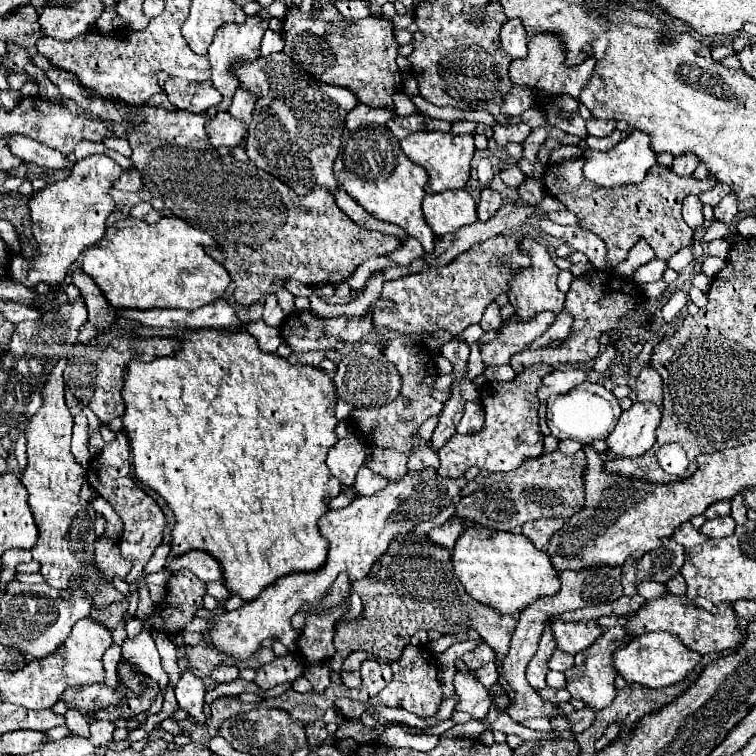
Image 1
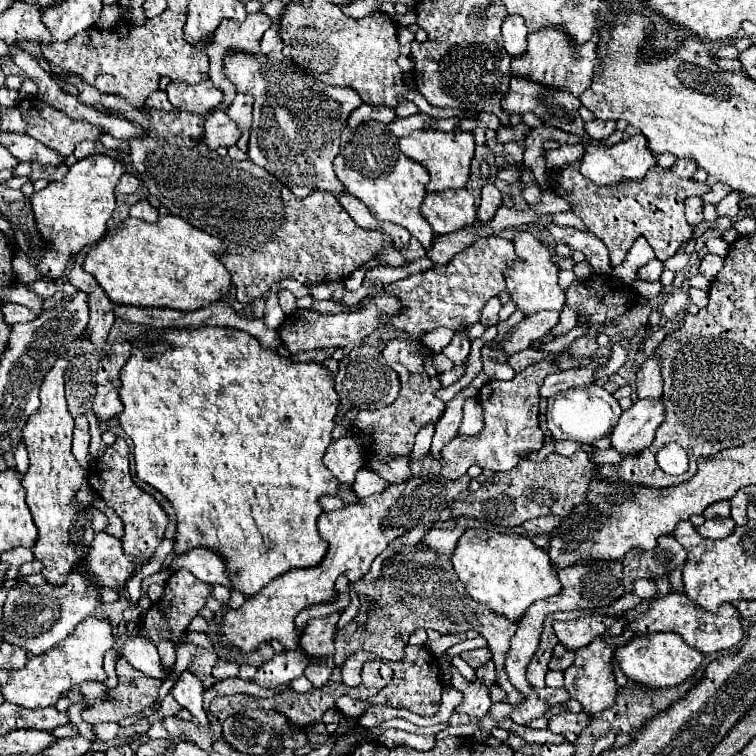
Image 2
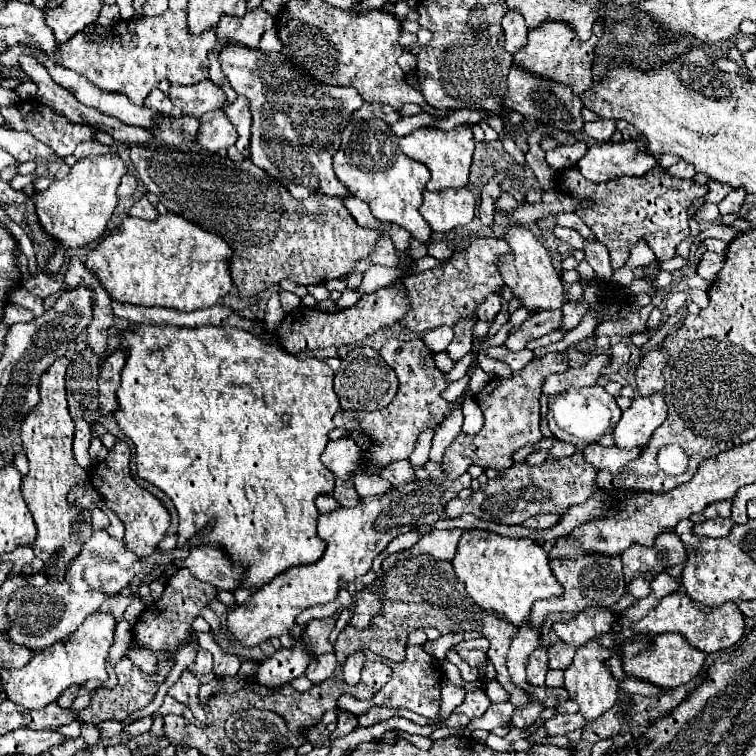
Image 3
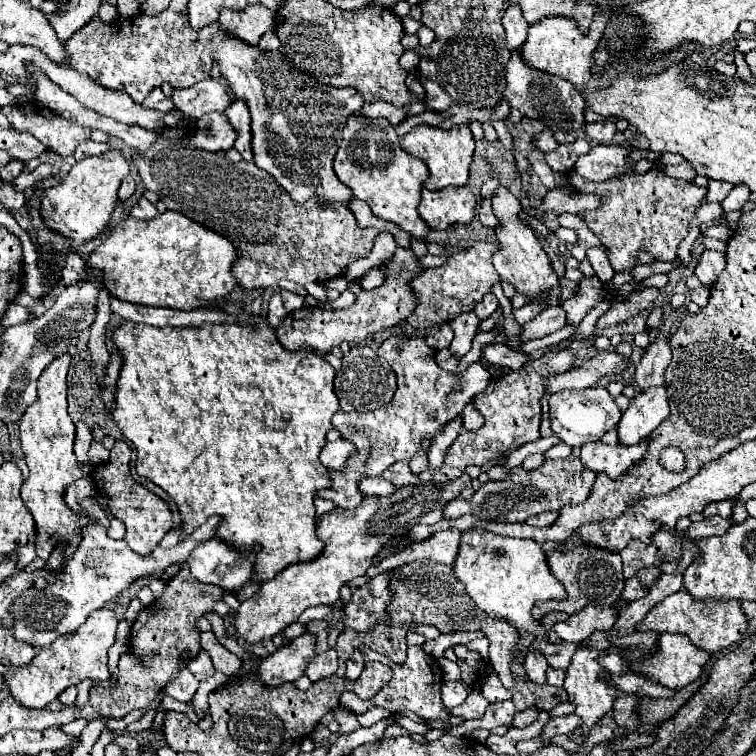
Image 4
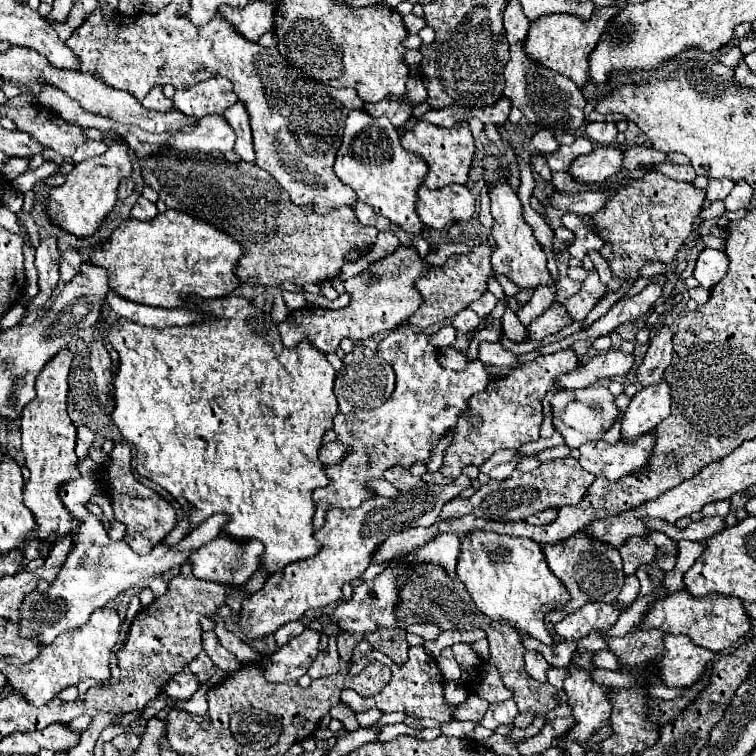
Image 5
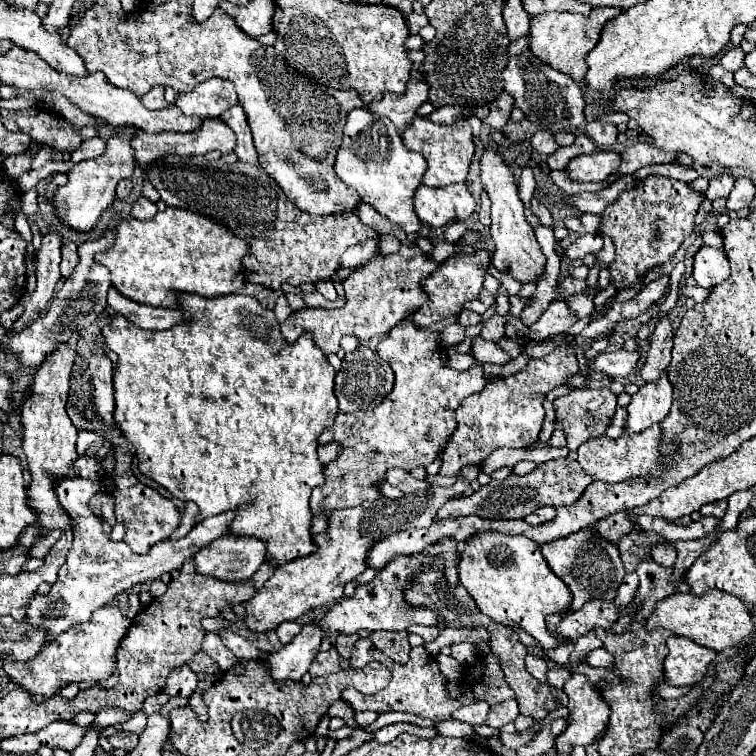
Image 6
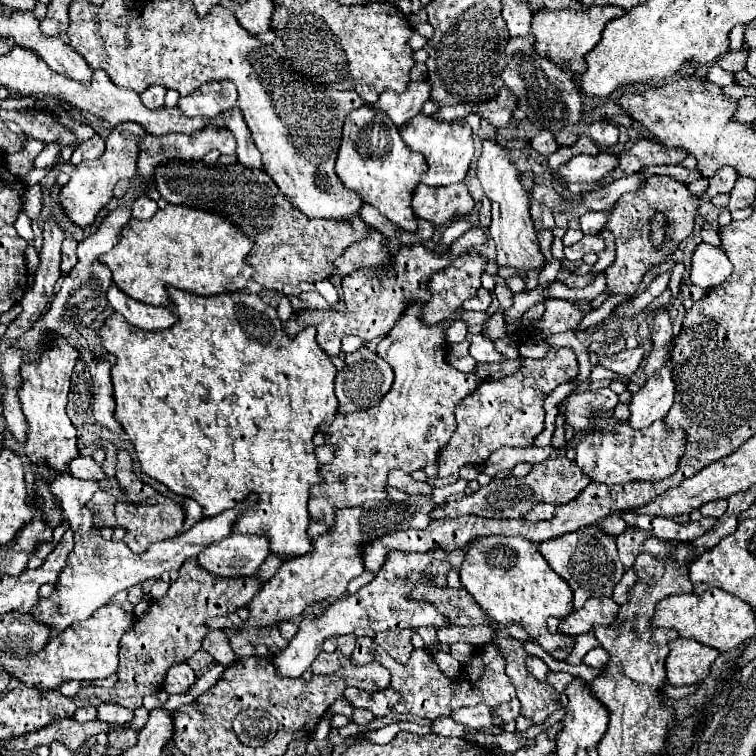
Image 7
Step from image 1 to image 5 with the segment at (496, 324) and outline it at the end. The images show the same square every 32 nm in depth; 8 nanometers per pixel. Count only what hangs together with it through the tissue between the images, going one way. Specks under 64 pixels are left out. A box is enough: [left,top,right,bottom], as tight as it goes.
[470,292,496,318]

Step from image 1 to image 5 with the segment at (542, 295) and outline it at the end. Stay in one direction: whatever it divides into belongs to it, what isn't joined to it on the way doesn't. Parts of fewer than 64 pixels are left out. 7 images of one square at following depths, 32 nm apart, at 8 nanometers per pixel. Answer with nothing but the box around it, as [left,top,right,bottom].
[484,156,554,290]

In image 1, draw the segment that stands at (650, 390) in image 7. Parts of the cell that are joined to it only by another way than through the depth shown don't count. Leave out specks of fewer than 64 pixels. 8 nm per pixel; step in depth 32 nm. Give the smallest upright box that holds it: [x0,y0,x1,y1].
[606,402,662,458]

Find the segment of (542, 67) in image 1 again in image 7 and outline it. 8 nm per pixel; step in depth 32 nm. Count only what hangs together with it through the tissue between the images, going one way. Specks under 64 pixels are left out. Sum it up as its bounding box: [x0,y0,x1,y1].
[532,6,626,76]

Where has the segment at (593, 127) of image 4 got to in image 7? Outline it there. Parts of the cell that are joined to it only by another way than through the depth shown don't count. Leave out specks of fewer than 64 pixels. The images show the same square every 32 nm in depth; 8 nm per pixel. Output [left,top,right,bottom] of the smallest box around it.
[586,122,618,148]

